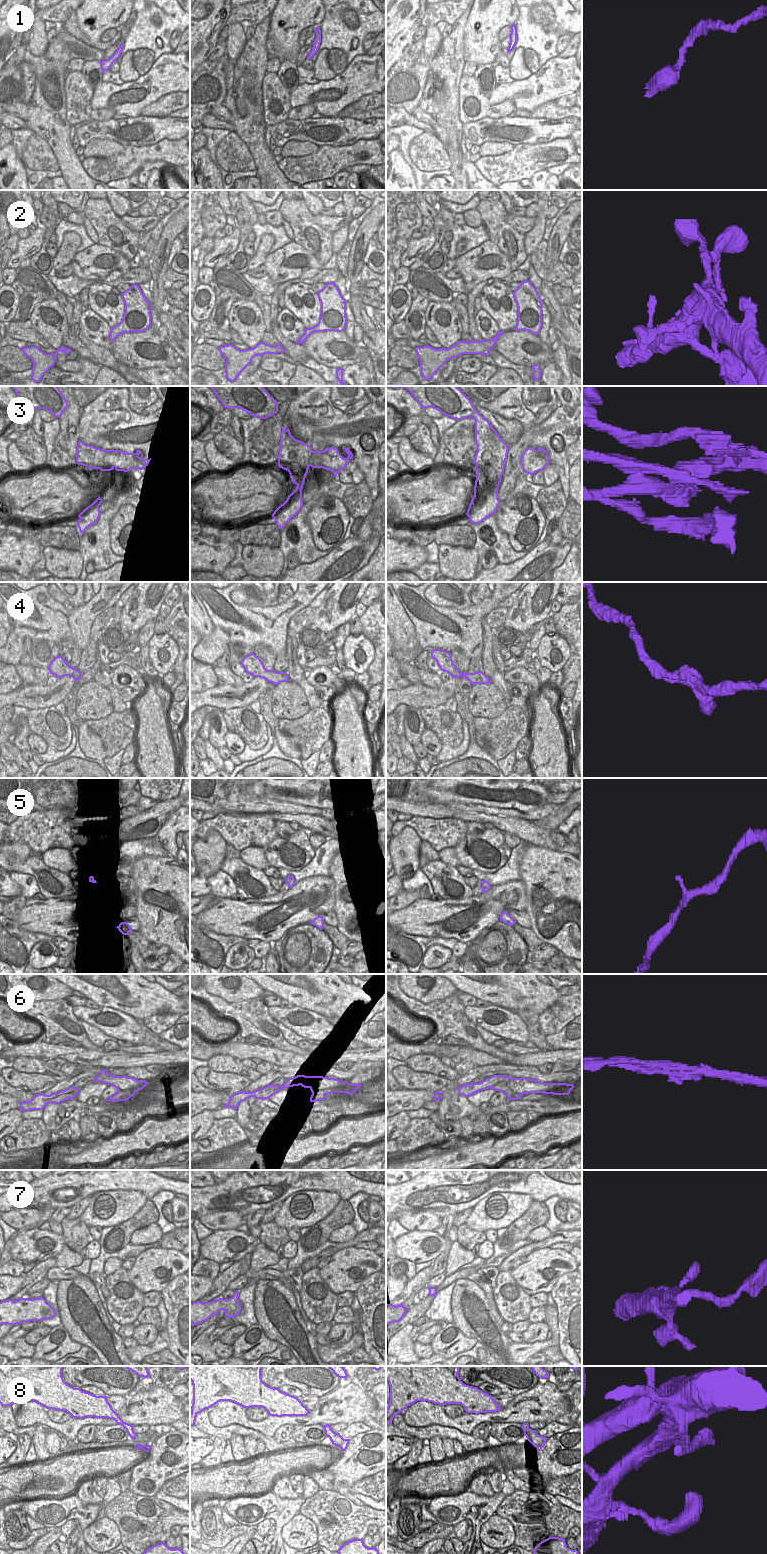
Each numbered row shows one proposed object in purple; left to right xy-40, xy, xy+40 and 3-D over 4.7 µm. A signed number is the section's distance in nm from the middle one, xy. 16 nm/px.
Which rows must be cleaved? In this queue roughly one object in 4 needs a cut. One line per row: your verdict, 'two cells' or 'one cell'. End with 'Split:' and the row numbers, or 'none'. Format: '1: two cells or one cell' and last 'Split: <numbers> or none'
1: one cell
2: one cell
3: two cells
4: one cell
5: one cell
6: two cells
7: one cell
8: two cells
Split: 3, 6, 8

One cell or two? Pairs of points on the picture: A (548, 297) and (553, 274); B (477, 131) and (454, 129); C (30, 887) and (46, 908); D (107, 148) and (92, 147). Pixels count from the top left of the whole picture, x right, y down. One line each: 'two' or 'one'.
A: two
B: two
C: two
D: one

